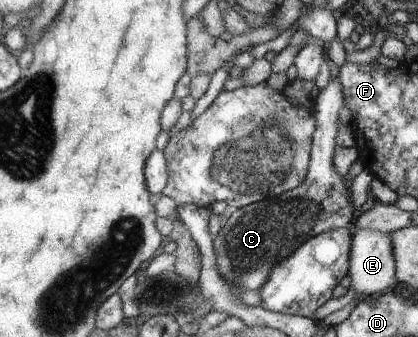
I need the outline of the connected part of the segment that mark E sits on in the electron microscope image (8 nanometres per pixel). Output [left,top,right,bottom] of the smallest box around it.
[348,228,397,299]

